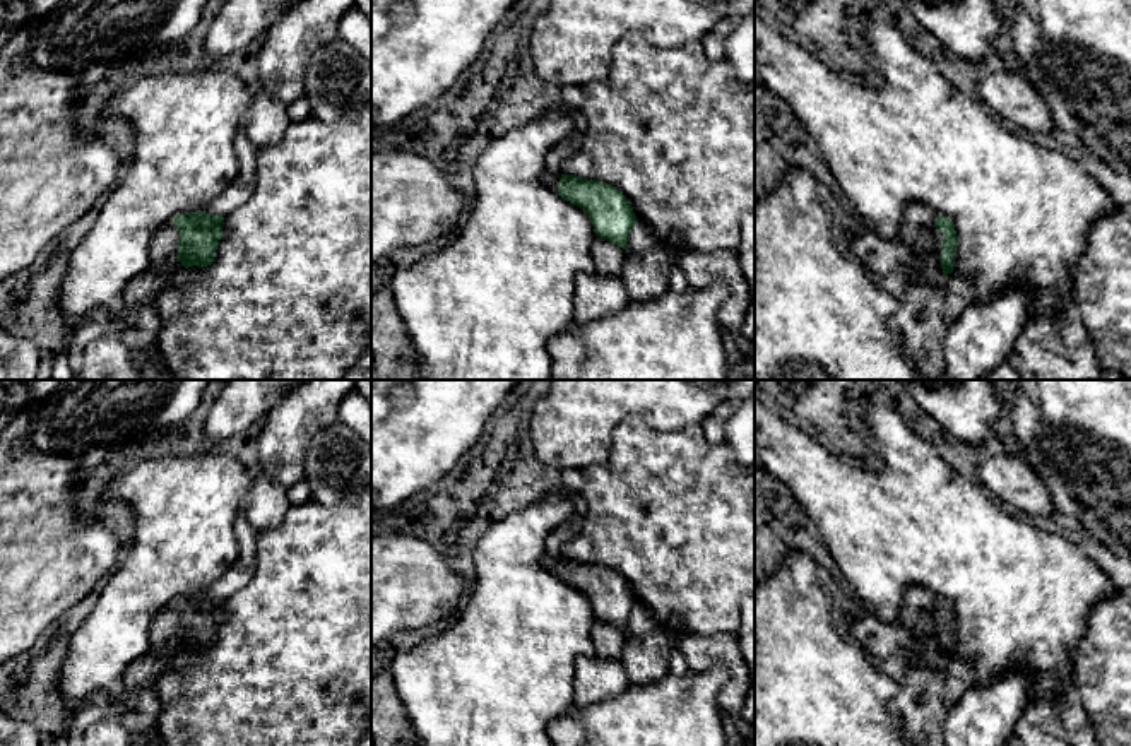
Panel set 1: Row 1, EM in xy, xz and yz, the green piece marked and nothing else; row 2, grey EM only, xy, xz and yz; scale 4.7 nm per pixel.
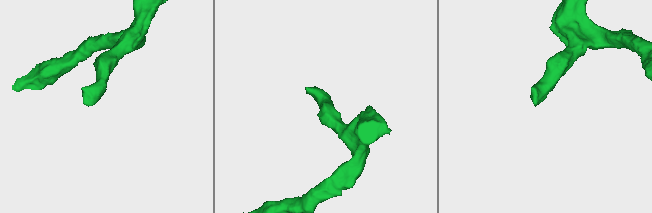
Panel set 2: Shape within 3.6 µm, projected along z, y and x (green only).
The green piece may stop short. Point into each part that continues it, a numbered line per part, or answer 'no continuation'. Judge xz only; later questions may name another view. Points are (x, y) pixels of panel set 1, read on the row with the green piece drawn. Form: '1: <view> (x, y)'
1: xz (551, 180)

